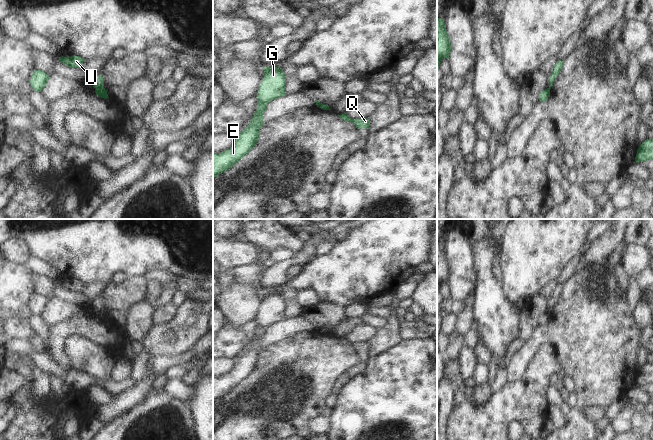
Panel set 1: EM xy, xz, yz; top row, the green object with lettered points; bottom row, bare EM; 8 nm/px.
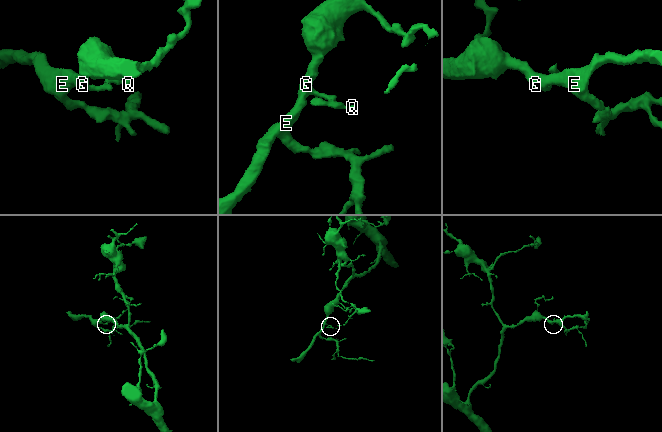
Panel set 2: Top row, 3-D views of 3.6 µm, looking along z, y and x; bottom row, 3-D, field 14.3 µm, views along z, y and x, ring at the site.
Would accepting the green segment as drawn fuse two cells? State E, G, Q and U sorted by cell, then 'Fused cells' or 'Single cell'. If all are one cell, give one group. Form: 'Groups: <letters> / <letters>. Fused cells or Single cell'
Groups: E G / Q U. Fused cells.

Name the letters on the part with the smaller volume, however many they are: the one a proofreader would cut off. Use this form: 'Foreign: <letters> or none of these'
Foreign: Q, U

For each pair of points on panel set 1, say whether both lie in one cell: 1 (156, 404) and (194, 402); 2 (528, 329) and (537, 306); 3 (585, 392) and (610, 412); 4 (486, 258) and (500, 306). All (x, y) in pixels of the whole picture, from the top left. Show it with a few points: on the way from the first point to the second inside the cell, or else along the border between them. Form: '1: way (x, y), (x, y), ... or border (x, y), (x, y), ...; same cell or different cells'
1: border (185, 402), (190, 408), (195, 424); different cells
2: way (528, 323), (532, 312); same cell
3: border (624, 396), (604, 408); different cells
4: way (486, 270), (489, 294); same cell

